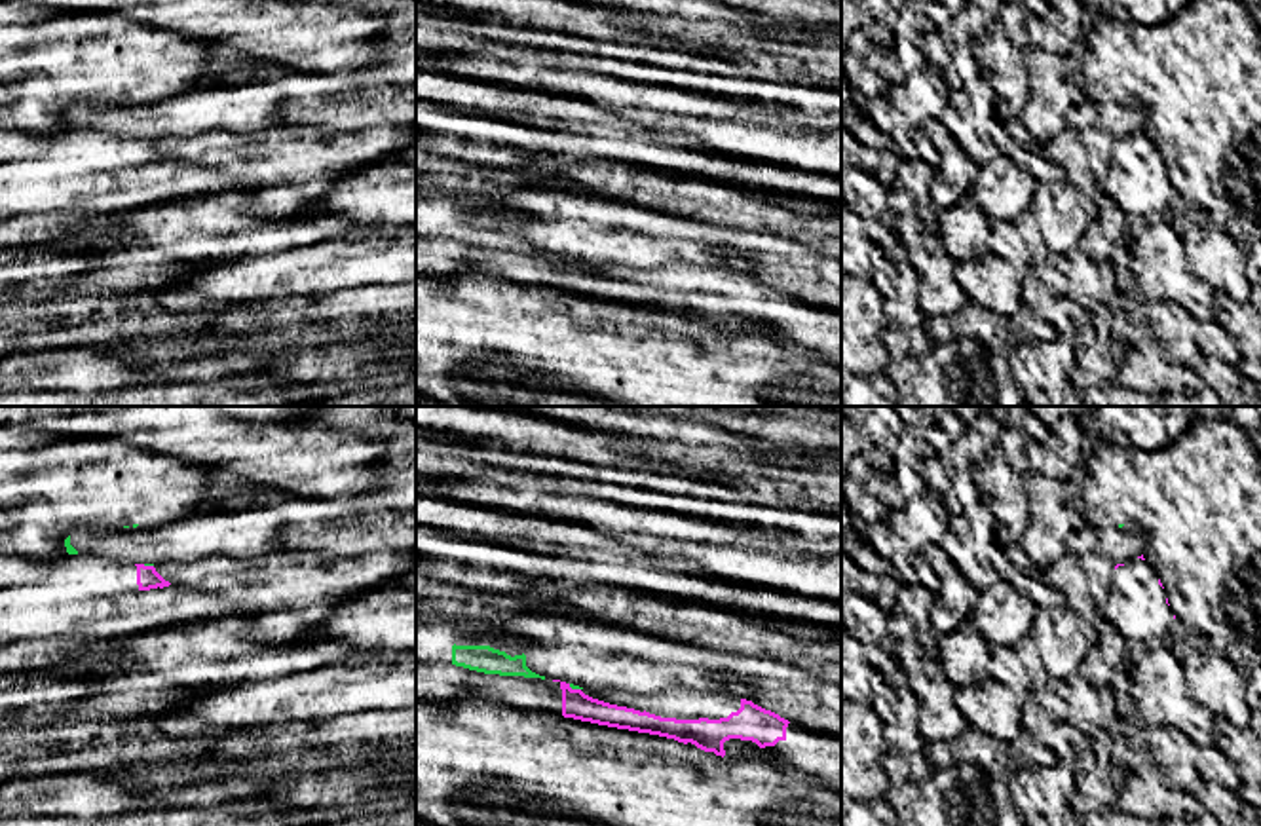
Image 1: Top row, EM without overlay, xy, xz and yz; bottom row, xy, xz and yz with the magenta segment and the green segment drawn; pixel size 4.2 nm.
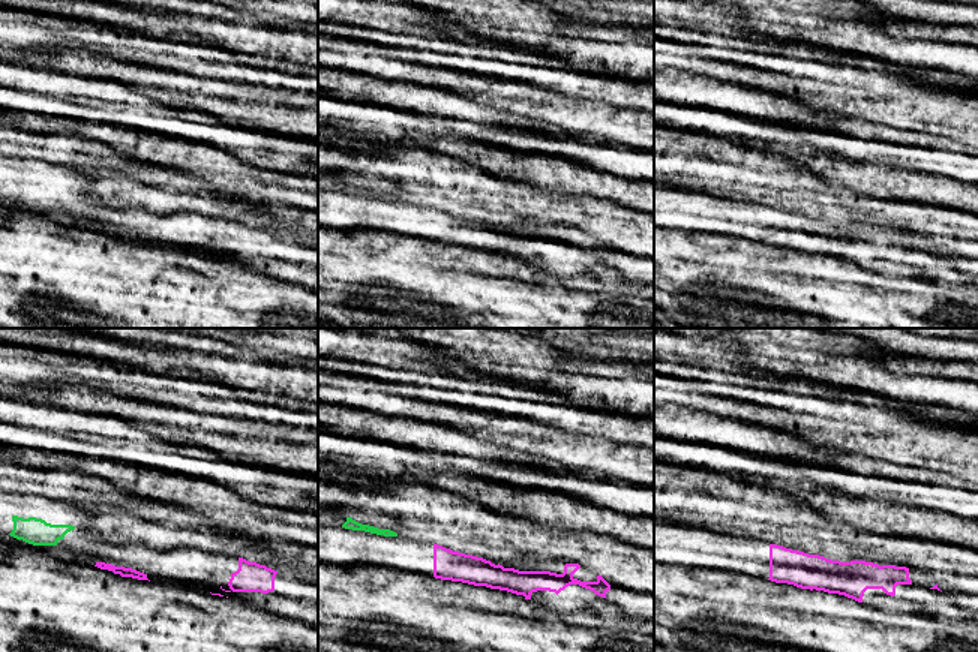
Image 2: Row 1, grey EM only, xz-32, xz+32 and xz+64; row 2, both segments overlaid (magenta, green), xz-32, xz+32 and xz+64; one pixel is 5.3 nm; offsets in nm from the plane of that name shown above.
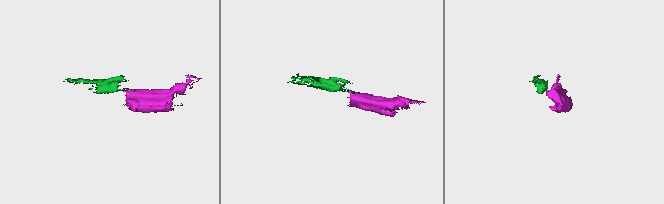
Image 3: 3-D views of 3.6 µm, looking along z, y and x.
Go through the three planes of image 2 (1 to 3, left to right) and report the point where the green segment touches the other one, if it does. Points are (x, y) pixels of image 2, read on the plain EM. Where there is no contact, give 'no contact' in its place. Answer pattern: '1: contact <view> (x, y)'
1: no contact
2: no contact
3: no contact

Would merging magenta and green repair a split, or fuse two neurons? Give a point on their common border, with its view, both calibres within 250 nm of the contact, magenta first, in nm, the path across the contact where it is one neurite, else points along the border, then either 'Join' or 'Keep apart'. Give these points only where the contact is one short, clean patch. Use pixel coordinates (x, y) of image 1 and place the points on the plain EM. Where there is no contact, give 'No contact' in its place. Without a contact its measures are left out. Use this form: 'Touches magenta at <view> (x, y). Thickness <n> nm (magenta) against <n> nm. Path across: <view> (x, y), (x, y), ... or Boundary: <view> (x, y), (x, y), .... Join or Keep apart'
Touches magenta at xz (574, 264). Thickness 120 nm (magenta) against 20 nm. Boundary: xz (568, 259), (580, 264). Keep apart

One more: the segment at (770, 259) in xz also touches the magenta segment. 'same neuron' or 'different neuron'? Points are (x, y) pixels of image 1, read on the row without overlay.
different neuron

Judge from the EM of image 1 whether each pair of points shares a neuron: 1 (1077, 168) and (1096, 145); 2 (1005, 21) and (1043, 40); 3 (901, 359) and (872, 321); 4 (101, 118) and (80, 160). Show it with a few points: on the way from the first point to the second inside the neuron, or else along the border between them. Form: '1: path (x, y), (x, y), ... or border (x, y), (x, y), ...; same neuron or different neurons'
1: path (1079, 162), (1091, 150); same neuron
2: path (1015, 21), (1022, 29), (1034, 31); same neuron
3: border (887, 325), (878, 340); different neurons
4: border (84, 126), (133, 139); different neurons

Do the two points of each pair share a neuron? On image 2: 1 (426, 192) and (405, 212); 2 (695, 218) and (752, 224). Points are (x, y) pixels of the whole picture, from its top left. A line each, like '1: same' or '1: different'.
1: different
2: same

